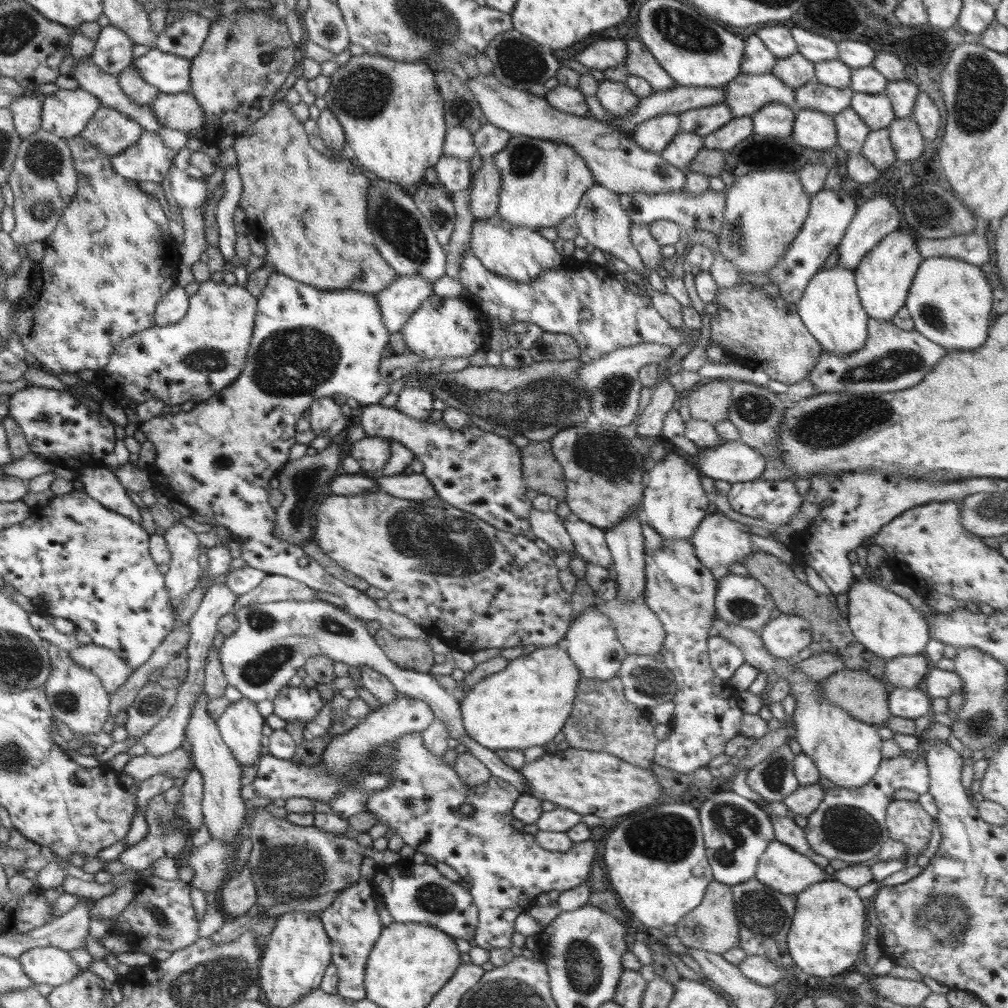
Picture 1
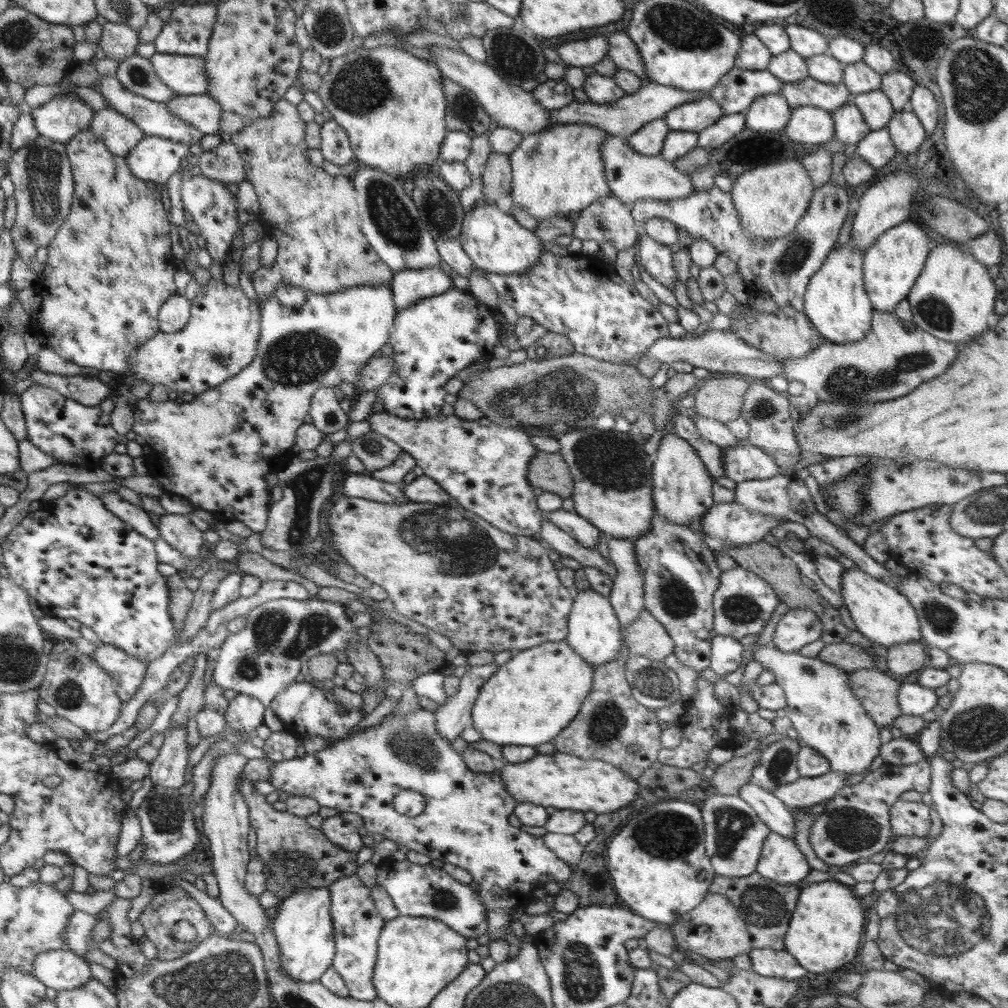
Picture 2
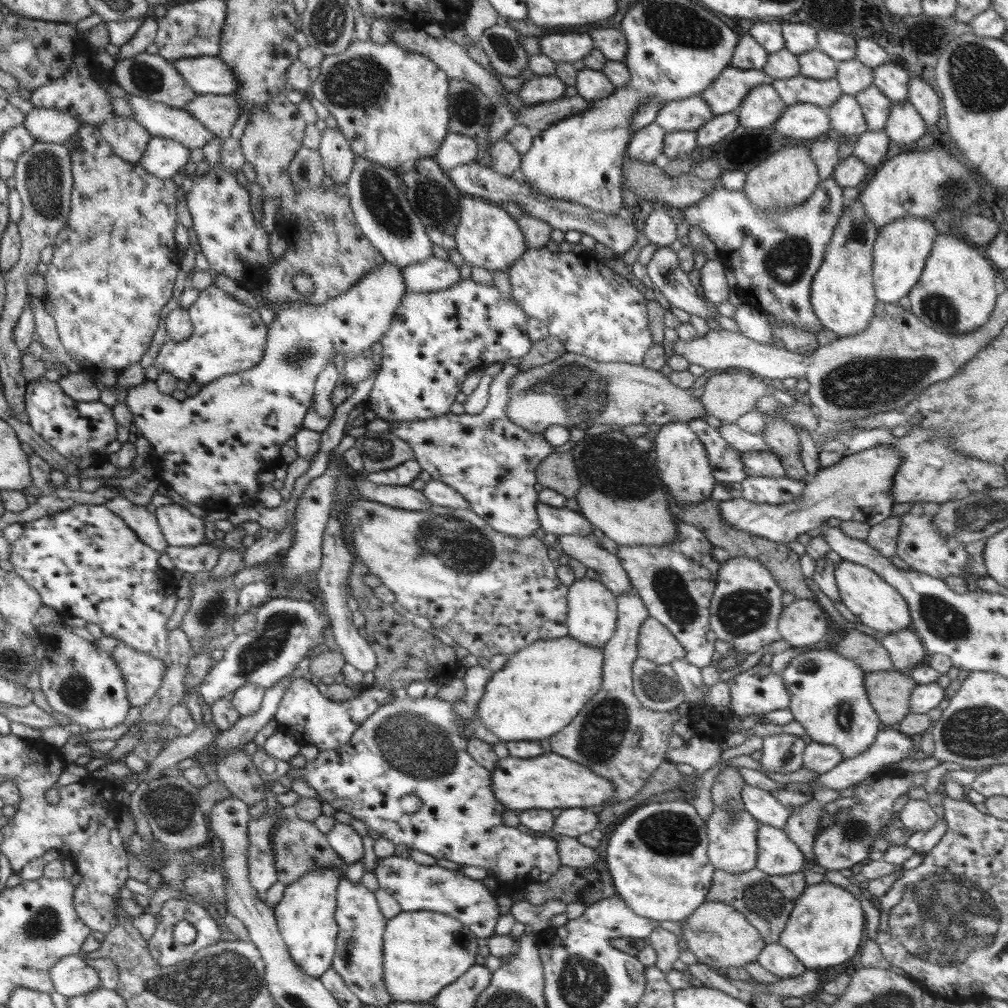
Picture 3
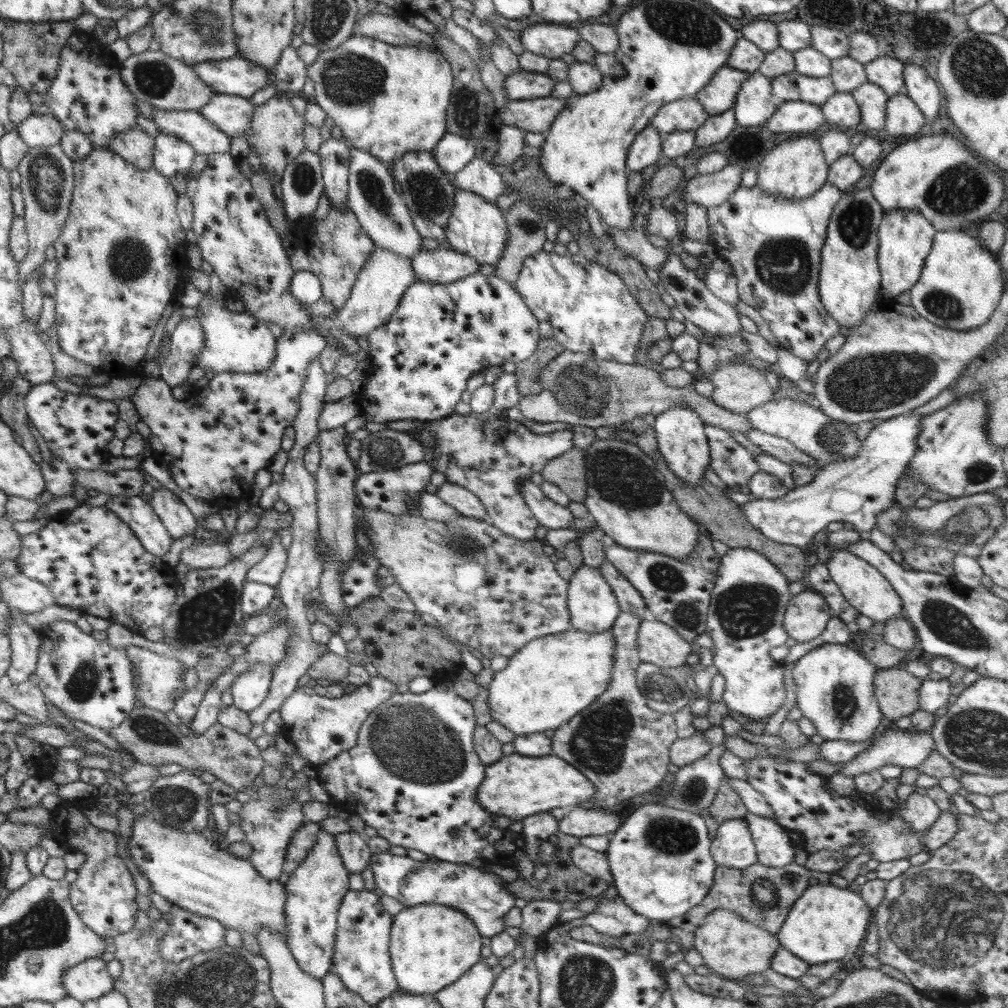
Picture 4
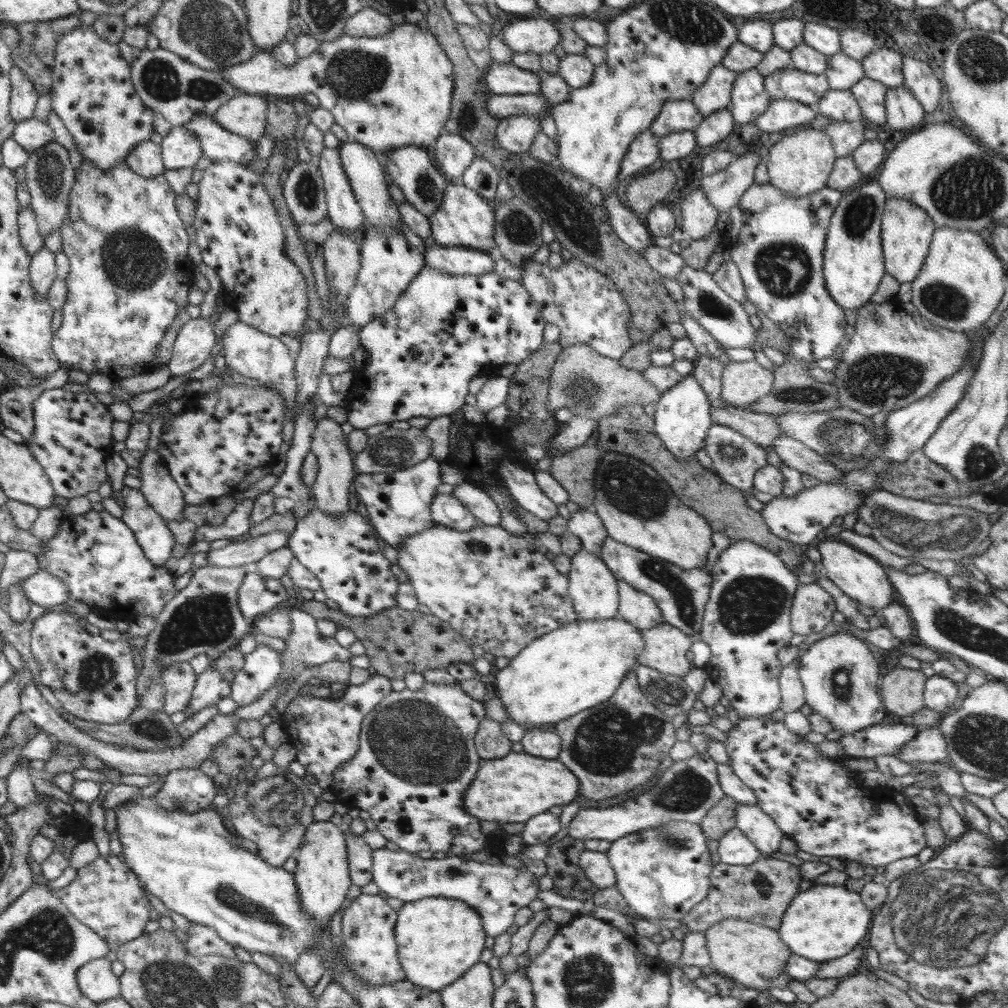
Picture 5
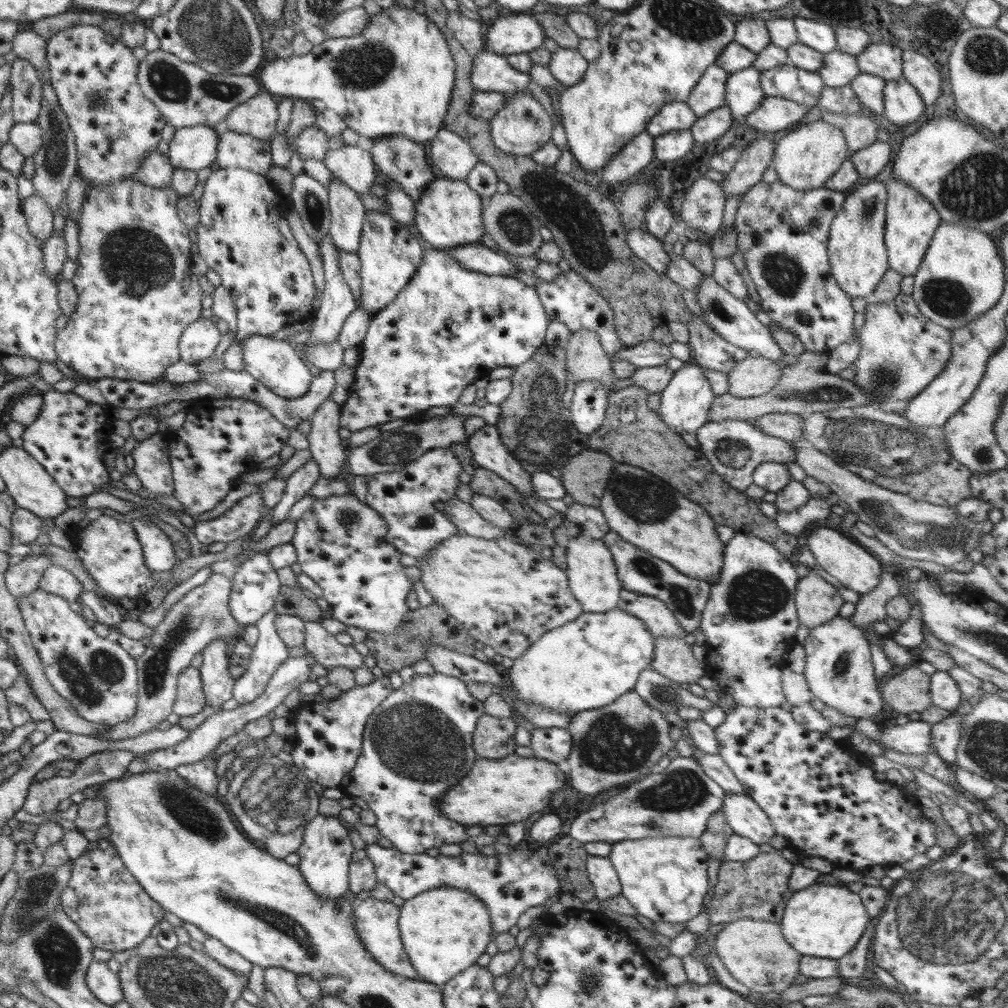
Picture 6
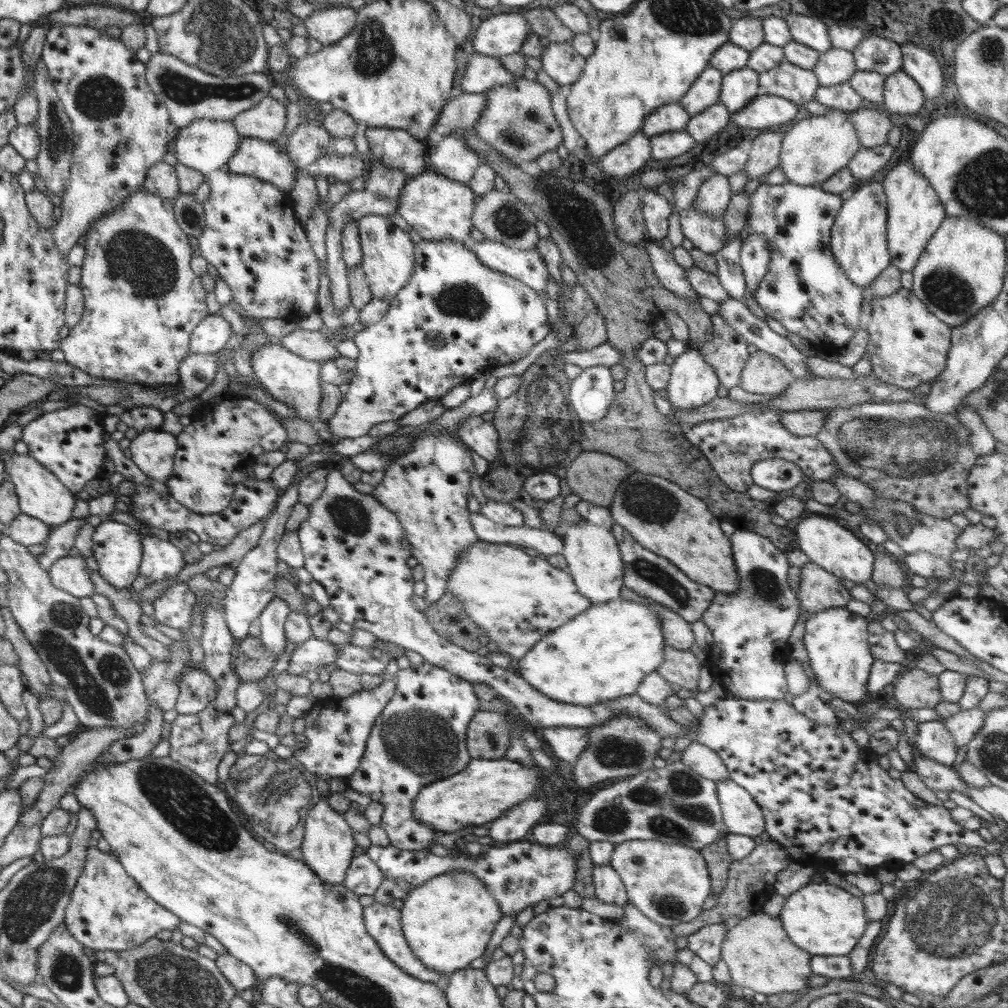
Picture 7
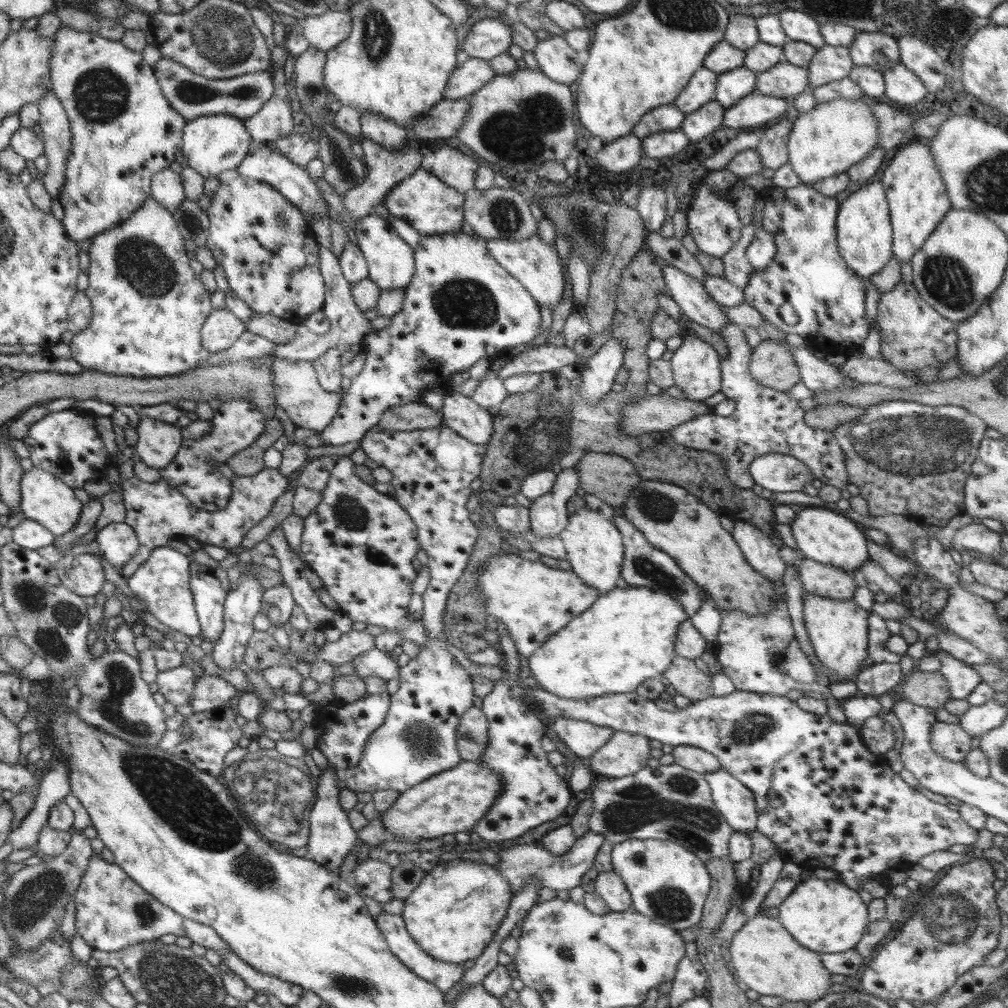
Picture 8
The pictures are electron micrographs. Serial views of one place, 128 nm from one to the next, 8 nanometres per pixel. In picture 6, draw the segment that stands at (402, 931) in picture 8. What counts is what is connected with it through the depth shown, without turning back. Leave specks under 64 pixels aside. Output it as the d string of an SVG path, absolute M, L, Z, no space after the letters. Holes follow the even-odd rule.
M371 896L364 901L354 904L353 915L355 918L355 931L362 941L363 947L382 965L389 973L403 976L404 978L418 979L419 974L411 965L404 950L398 921L399 908L391 901L381 901Z

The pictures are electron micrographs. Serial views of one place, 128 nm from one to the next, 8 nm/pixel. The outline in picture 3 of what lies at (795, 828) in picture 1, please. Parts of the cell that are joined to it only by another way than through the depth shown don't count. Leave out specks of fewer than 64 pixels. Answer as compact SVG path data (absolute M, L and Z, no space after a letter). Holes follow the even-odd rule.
M746 783L742 787L741 801L744 809L748 811L759 823L782 829L791 815L786 807L766 792L766 789L758 788Z

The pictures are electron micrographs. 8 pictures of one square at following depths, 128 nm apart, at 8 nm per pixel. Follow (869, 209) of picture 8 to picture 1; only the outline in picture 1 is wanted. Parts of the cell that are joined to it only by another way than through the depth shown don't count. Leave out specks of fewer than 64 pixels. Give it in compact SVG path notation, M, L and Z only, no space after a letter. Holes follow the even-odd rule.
M840 265L819 269L797 302L797 311L806 330L828 353L849 355L860 350L868 338L867 323L870 318L857 293L855 272Z

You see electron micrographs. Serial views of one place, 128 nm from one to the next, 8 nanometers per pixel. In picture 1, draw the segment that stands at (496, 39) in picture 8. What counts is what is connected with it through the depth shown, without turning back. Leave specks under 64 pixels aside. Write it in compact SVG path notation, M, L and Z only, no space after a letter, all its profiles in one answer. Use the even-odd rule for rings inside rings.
M600 39L576 54L576 62L588 69L606 71L610 68L625 66L628 47L625 40Z

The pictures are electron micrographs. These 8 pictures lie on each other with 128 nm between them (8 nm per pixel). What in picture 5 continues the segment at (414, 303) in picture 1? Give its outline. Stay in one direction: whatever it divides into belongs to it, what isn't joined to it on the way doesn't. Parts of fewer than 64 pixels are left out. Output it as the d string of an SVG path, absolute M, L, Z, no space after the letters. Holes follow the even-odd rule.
M433 245L427 247L423 257L425 267L449 275L478 276L494 270L494 261L492 261L490 254L468 247Z

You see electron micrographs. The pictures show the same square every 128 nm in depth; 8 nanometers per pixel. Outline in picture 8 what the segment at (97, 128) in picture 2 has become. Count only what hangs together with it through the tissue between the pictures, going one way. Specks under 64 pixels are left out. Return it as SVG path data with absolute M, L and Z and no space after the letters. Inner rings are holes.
M166 168L160 170L157 174L153 175L150 182L151 197L156 202L162 203L171 214L176 210L185 199L185 192L182 186L180 175Z

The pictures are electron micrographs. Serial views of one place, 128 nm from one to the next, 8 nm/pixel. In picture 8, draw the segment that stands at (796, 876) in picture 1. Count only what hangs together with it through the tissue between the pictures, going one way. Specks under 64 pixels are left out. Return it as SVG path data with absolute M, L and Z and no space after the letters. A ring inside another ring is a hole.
M721 768L714 772L704 773L704 778L707 780L712 792L712 799L722 814L724 820L733 828L734 831L748 832L757 830L757 810L754 794L746 788L737 778L734 778L730 773L727 773Z

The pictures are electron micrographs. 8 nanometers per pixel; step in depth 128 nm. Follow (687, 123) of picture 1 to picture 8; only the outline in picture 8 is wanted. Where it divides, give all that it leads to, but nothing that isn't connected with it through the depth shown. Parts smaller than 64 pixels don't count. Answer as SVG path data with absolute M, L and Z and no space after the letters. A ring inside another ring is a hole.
M673 104L663 105L650 110L634 126L632 133L643 139L652 133L680 129L684 118L686 118L686 115L678 110L677 107L674 107Z

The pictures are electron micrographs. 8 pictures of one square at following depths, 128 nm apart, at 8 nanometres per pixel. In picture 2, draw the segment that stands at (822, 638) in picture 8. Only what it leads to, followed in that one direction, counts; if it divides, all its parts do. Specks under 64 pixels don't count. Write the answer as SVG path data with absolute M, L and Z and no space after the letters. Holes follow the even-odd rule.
M755 644L750 645L753 658L761 663L762 667L774 674L776 684L779 684L785 692L787 705L784 708L785 716L790 718L792 727L797 730L797 736L802 744L811 746L817 750L830 763L832 771L844 773L847 777L852 774L863 772L870 763L879 755L881 747L881 736L879 726L870 718L864 710L862 703L849 687L849 676L845 670L830 666L826 662L820 662L820 658L806 658L800 653L786 653L777 650L768 644L757 648Z

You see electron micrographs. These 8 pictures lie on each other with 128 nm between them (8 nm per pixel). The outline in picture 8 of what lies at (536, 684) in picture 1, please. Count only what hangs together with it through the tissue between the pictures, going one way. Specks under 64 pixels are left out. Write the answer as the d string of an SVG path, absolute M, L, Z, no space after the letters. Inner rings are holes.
M629 585L628 588L617 588L614 592L610 592L610 594L599 596L592 606L589 606L582 614L573 618L566 626L562 627L562 630L550 635L550 638L543 642L542 646L538 647L538 651L528 658L528 666L532 676L539 682L540 688L542 687L556 696L567 699L580 700L605 694L634 692L642 682L654 677L660 677L670 667L670 662L675 656L674 642L677 637L678 627L687 618L684 607L679 605L679 602L674 600L674 598L670 598L668 594L658 594L656 590L650 590L650 588L631 588Z

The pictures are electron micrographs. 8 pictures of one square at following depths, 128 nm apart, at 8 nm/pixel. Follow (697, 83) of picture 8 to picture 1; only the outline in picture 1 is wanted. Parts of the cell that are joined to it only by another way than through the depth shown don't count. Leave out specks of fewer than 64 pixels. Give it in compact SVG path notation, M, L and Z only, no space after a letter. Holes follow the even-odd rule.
M743 74L724 86L726 91L725 104L730 107L732 117L751 117L762 106L782 104L796 112L794 89L786 86L773 76L767 74Z

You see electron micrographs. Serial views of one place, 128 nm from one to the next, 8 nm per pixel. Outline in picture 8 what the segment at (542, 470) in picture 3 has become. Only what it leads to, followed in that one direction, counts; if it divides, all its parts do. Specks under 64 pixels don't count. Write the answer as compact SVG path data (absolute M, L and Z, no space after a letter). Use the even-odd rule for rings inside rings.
M590 451L576 466L580 488L614 508L622 506L643 480L627 458L612 453Z

